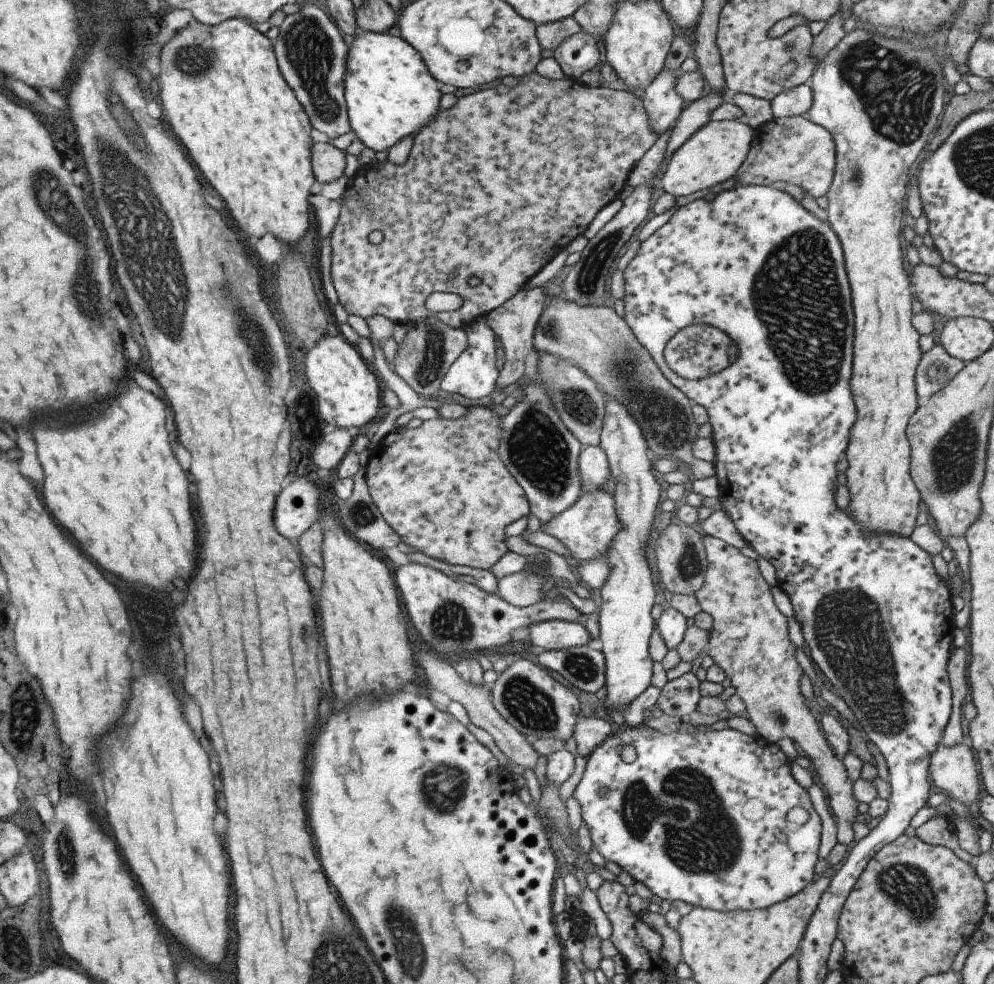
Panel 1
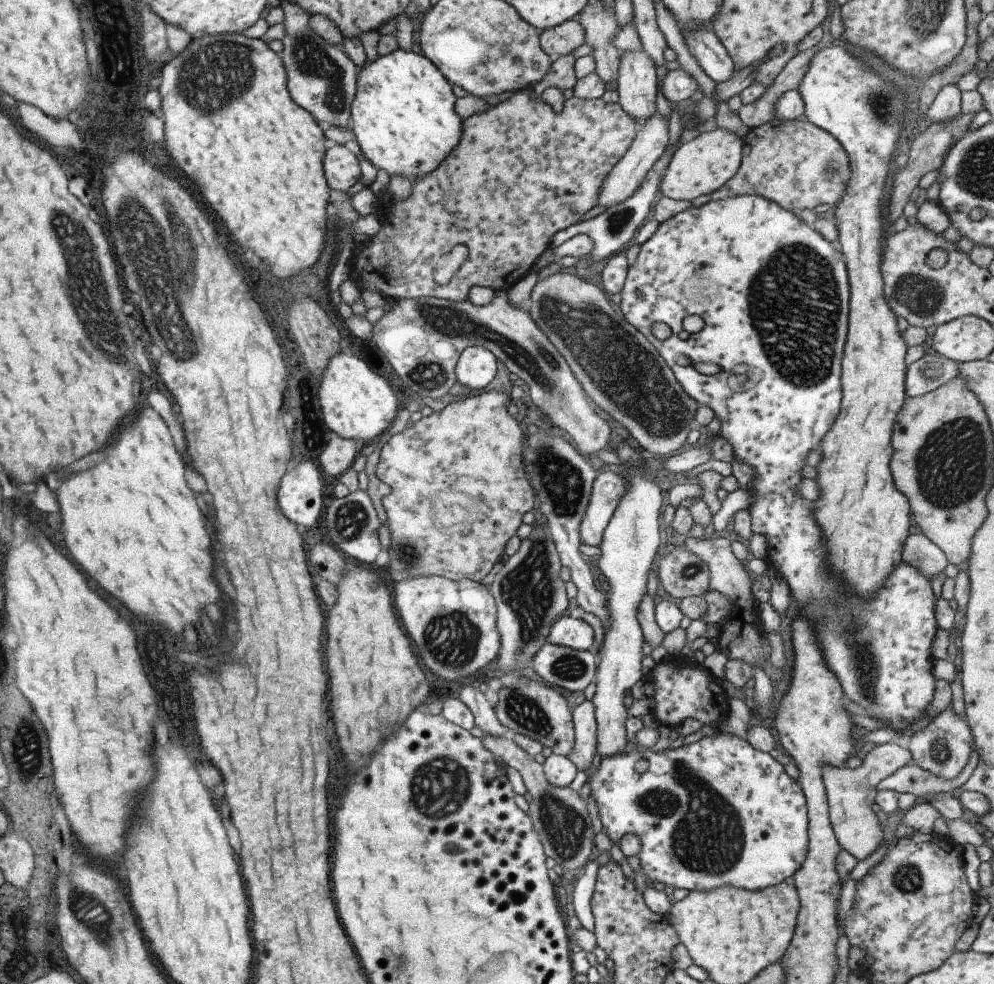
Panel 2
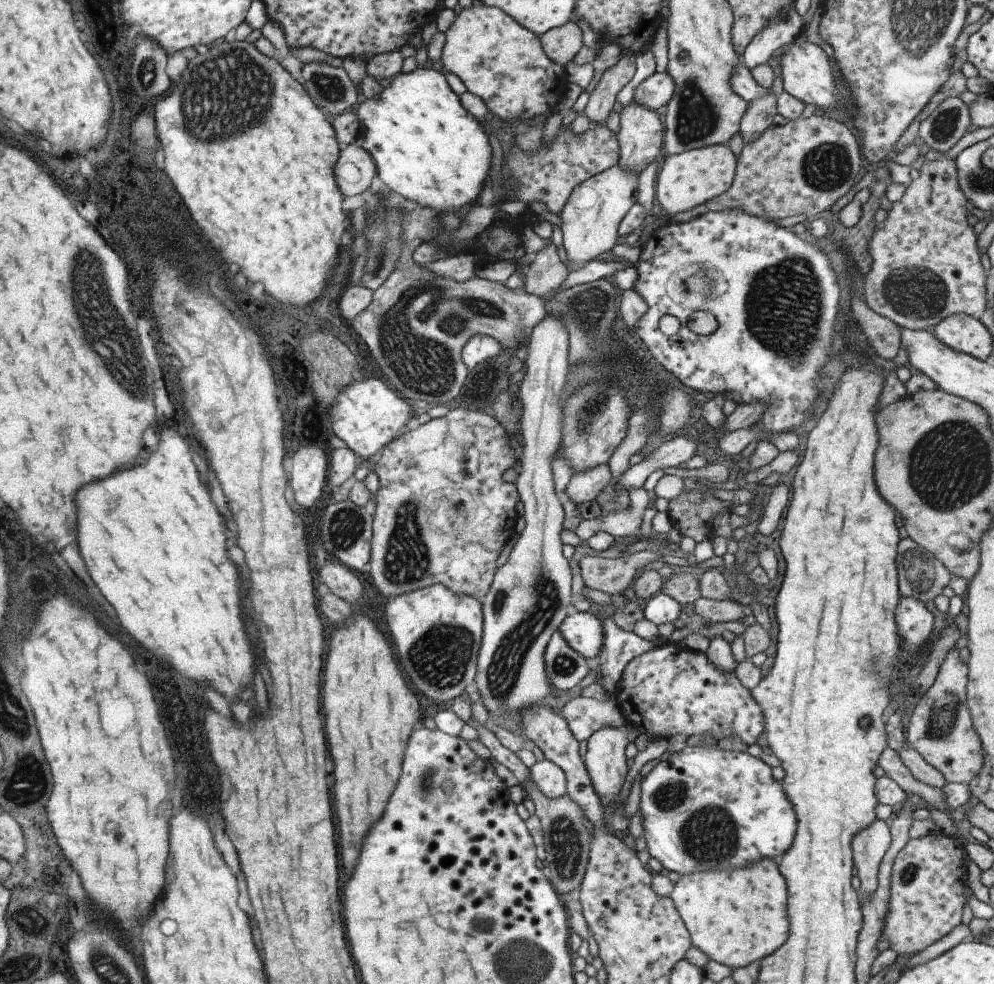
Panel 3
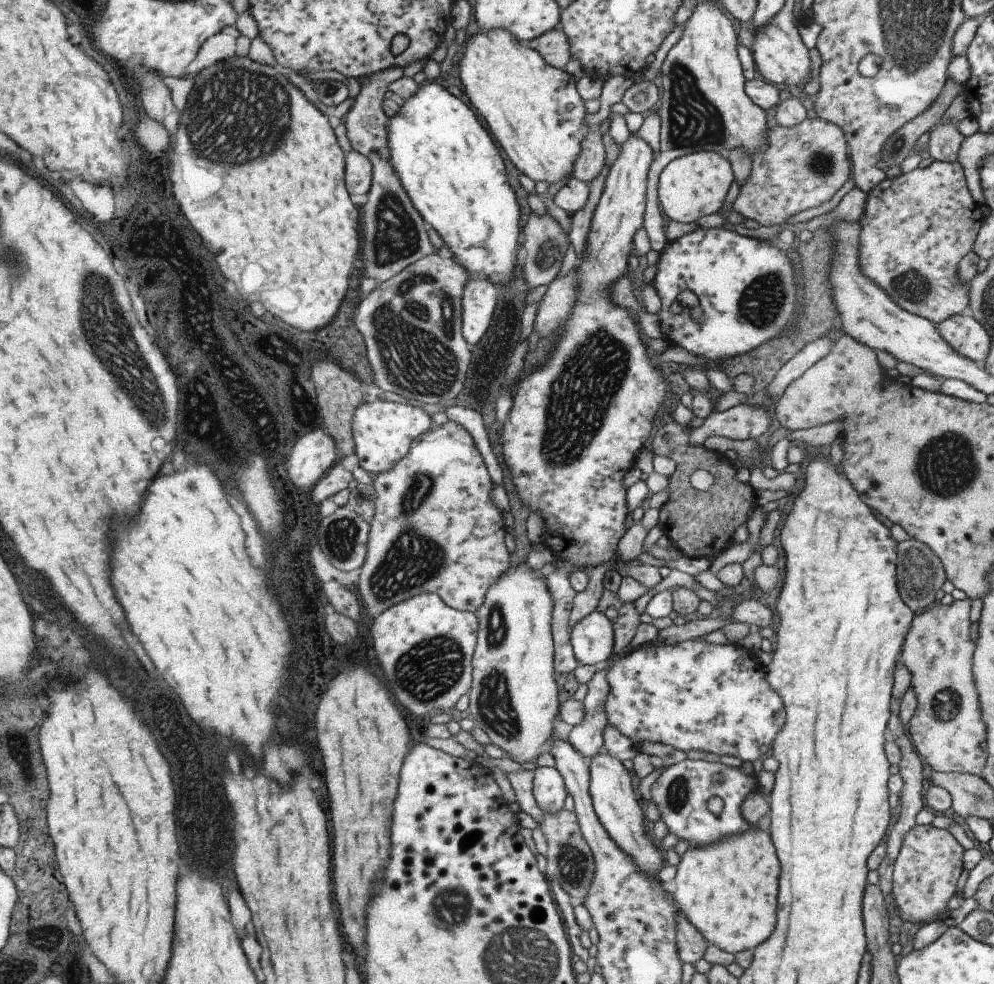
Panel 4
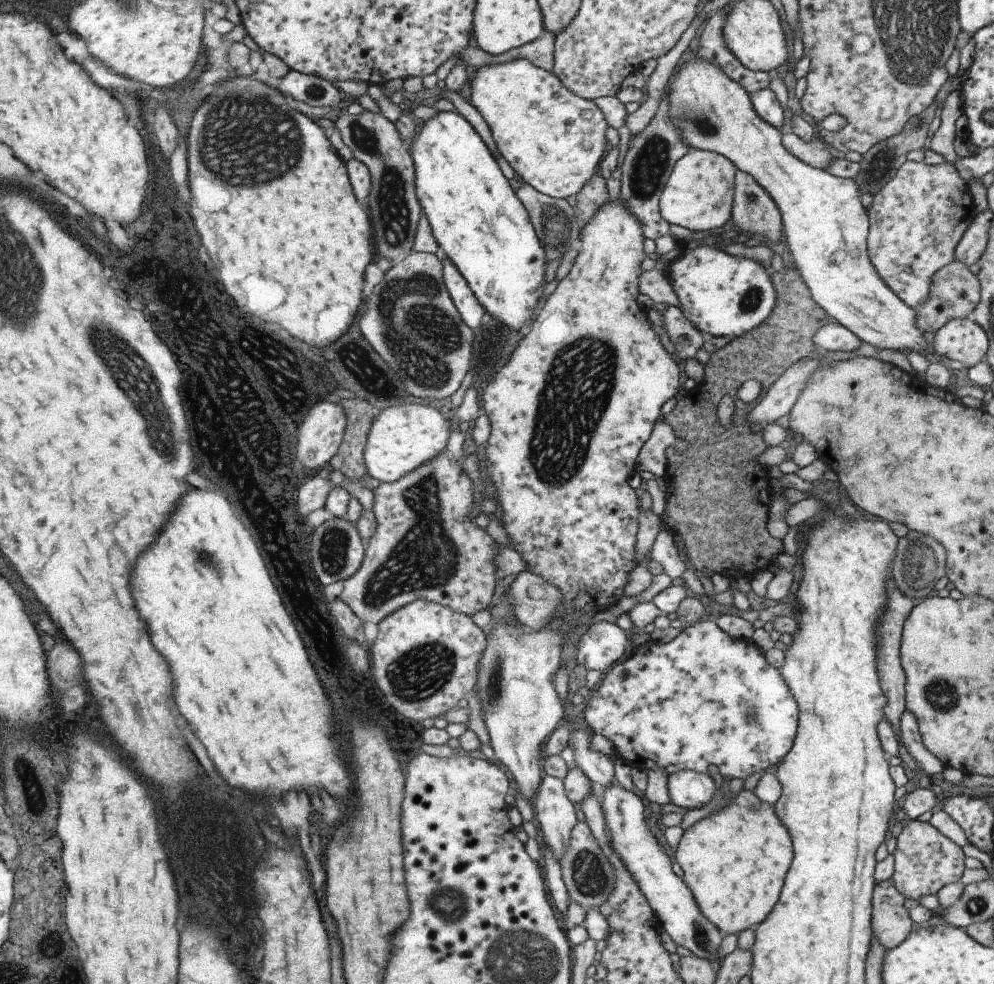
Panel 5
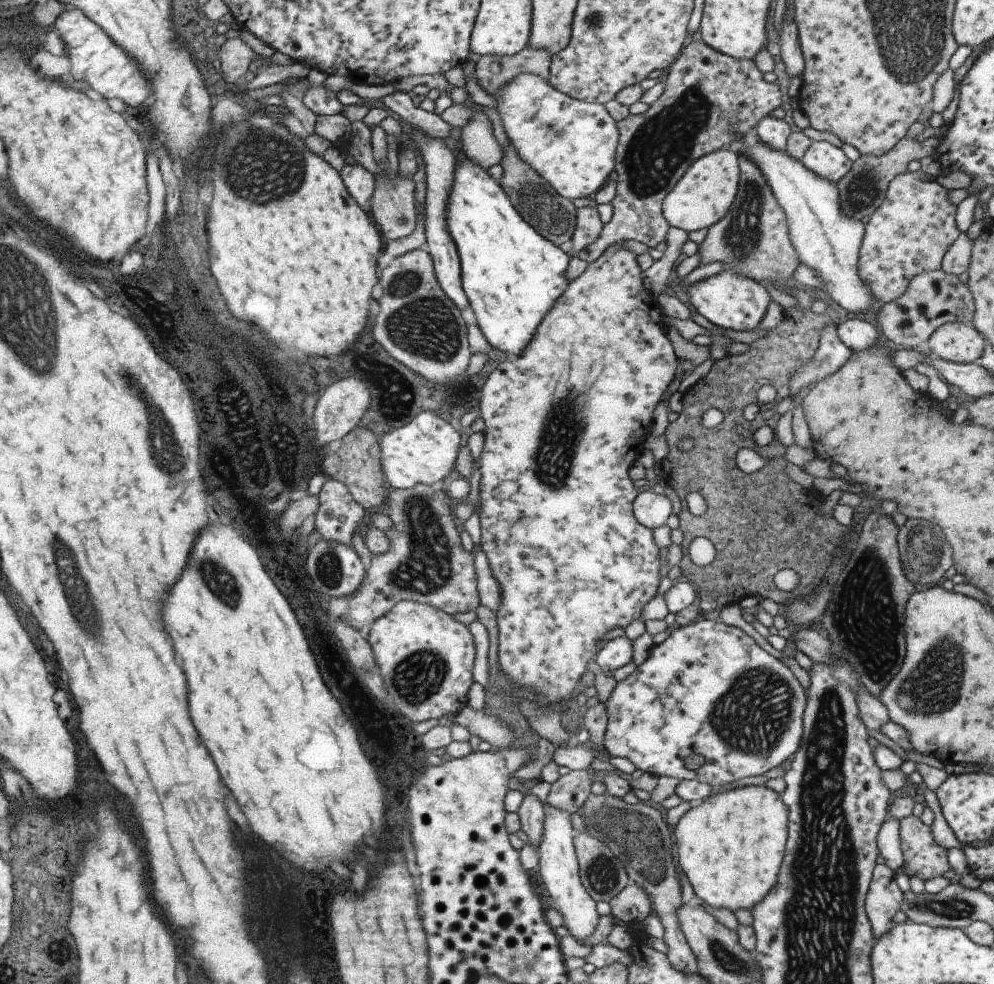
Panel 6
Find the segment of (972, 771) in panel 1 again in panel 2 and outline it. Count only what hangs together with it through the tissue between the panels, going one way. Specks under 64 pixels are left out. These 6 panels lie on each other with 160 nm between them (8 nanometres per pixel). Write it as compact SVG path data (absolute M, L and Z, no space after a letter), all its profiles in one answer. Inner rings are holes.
M951 704L941 710L939 714L935 714L929 724L915 732L909 740L907 740L907 750L912 758L913 765L926 770L937 778L951 780L955 778L963 770L964 766L971 756L972 736L969 732L967 722L953 712Z

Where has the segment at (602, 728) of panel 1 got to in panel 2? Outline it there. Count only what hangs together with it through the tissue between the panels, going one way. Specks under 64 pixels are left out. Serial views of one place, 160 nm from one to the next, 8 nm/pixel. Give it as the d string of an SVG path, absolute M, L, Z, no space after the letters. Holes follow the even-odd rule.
M592 700L581 702L571 712L574 733L573 748L567 754L576 770L589 774L591 761L597 746L597 724L595 723Z

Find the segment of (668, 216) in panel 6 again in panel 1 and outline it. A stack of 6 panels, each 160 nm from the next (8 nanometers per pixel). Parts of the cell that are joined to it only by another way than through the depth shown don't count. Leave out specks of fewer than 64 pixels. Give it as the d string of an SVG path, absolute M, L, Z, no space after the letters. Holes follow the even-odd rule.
M715 120L705 122L687 136L687 140L669 156L667 166L661 174L659 182L665 193L677 198L687 196L700 190L708 190L711 186L721 184L732 178L739 166L745 161L750 150L752 129L741 122L733 120Z

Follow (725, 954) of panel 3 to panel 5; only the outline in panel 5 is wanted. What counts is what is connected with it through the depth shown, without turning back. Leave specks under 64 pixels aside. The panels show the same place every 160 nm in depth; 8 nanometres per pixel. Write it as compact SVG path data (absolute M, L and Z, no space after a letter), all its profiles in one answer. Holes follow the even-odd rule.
M741 789L736 794L733 801L724 805L720 809L716 809L708 813L705 817L697 820L694 824L691 824L685 830L682 830L682 835L674 849L675 862L679 864L683 871L683 877L681 880L685 883L685 886L691 891L692 897L700 910L700 913L706 918L707 921L712 922L723 934L739 934L743 929L753 928L757 922L761 922L769 910L773 908L775 904L775 898L779 896L781 892L781 884L783 884L783 876L789 868L789 862L791 862L791 838L789 834L783 830L783 826L779 824L779 820L775 818L775 811L772 805L768 805L766 802L760 801L754 792Z

